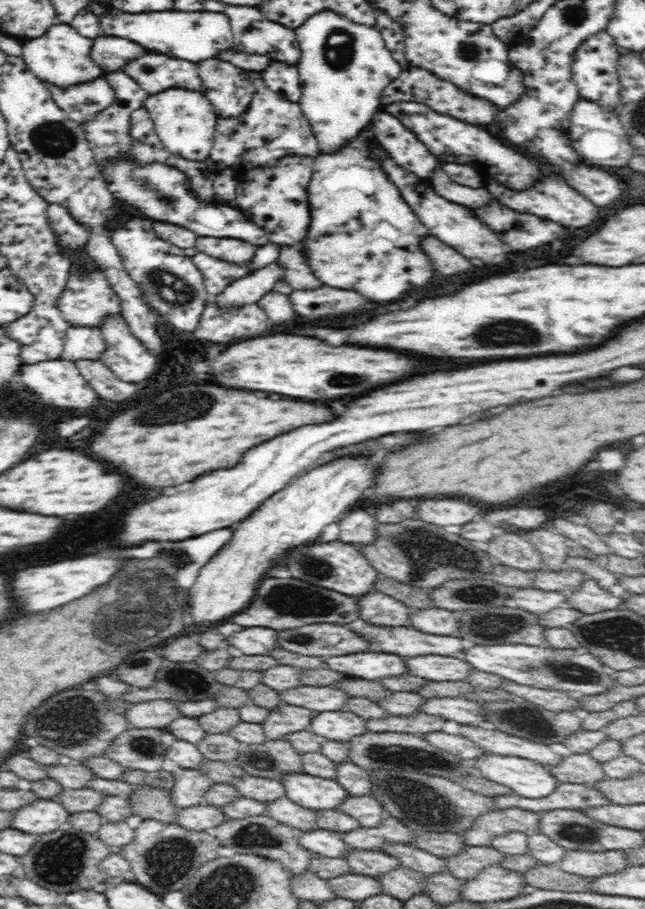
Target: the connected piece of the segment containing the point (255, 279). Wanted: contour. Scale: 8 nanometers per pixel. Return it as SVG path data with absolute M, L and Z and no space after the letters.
M273 262L266 268L254 271L242 278L231 282L222 292L218 293L216 300L212 300L220 308L234 308L256 304L258 298L272 292L276 282L284 280L284 267Z

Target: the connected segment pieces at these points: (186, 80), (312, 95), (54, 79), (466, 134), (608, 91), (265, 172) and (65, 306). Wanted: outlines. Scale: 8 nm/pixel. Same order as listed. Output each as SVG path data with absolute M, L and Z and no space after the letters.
M144 54L142 58L124 64L122 71L132 76L150 94L168 88L202 90L198 66L188 60L170 58L166 54Z
M324 10L308 18L298 30L302 58L298 64L302 94L298 104L312 128L321 154L338 152L378 113L382 90L398 78L402 67L392 57L380 31Z
M56 21L54 26L48 28L42 36L22 42L23 52L21 56L40 81L59 86L60 89L67 89L68 86L84 84L84 82L92 82L96 78L102 78L106 73L90 57L93 43L93 38L80 36L71 24L62 24Z
M396 102L384 108L384 112L400 118L406 129L412 130L426 146L428 150L440 160L440 162L456 162L456 164L468 164L476 168L478 172L484 172L486 176L494 178L496 182L512 188L512 190L526 190L536 180L542 178L542 170L534 158L526 158L520 152L516 152L510 146L504 146L500 140L496 140L492 134L484 132L478 126L466 124L462 120L456 120L446 114L438 114L426 104L419 102Z
M600 31L586 38L572 56L571 71L573 80L576 81L581 98L596 102L598 106L604 106L608 110L614 110L620 106L620 81L617 75L617 62L620 54L614 37L608 31Z
M288 154L268 166L250 170L242 176L236 189L236 206L254 220L254 224L266 230L269 242L297 246L306 238L312 220L308 203L308 184L312 179L313 158Z
M81 250L67 252L71 259L71 271L69 272L64 290L56 299L56 308L64 316L64 320L70 326L89 326L90 328L99 328L100 324L108 318L108 316L121 316L120 297L116 296L114 289L110 286L108 277L102 269L98 269L88 255Z

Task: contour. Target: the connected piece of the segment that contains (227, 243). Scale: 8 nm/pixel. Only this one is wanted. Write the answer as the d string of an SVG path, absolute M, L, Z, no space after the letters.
M198 238L196 250L232 264L246 264L254 259L257 246L236 242L234 238Z

